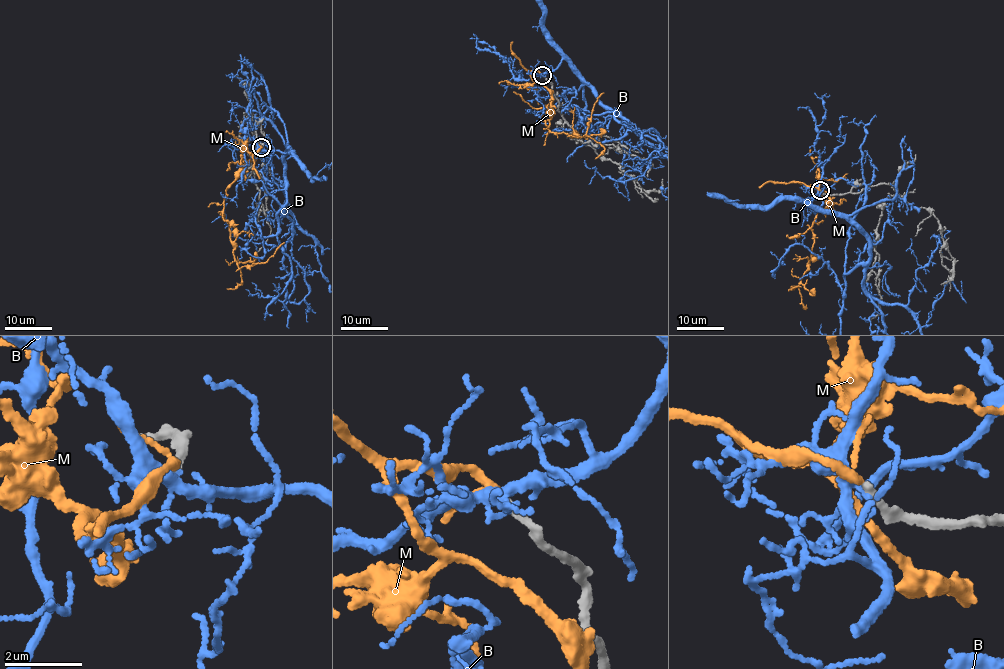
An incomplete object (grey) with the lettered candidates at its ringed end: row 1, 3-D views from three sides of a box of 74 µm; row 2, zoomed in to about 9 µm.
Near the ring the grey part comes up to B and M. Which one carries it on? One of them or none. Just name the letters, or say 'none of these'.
M

